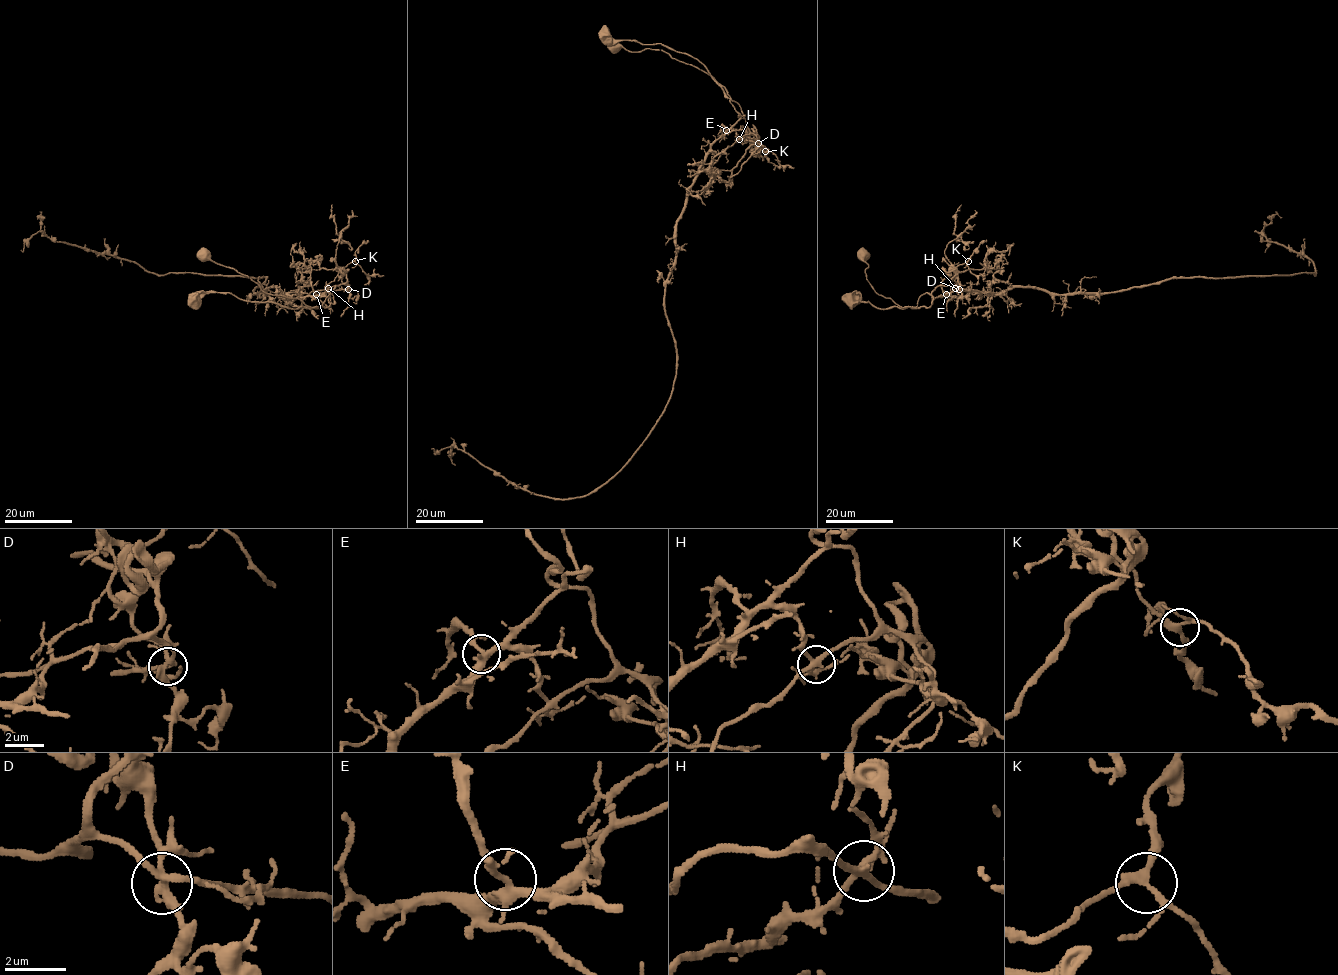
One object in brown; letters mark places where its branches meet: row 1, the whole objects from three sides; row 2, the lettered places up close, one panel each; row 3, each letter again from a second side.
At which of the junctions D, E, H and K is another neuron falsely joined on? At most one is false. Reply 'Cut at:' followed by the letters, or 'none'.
Cut at: H

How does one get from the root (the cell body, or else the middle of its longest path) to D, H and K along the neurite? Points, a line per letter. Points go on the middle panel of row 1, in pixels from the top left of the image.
D: (613, 47), (622, 46), (632, 52), (662, 49), (707, 72), (758, 143)
H: (613, 47), (622, 46), (632, 52), (662, 49), (709, 74), (740, 114), (732, 127), (739, 139)
K: (613, 47), (662, 49), (709, 74), (740, 114), (732, 127), (738, 140), (749, 137), (765, 151)

